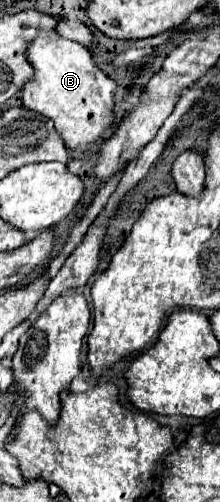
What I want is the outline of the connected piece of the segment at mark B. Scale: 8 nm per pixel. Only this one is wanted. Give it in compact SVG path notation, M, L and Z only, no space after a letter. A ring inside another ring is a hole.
M58 33L38 35L38 39L34 39L34 43L26 49L26 57L34 67L34 75L30 83L22 87L22 103L28 109L52 119L64 143L72 145L78 159L84 159L90 153L88 145L100 139L104 131L114 125L112 107L116 83L96 67L84 45L78 45Z

